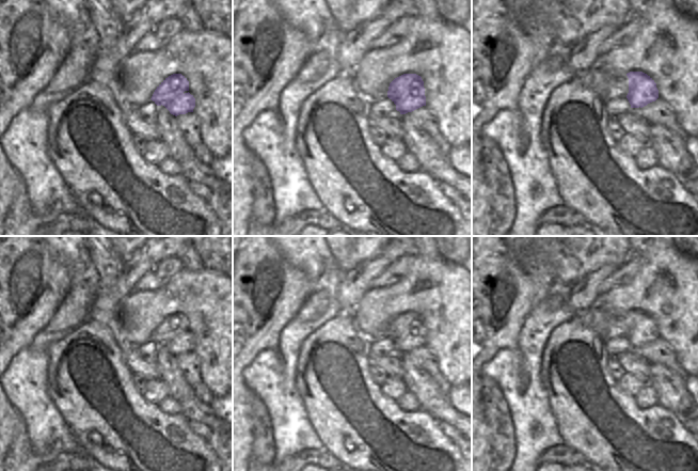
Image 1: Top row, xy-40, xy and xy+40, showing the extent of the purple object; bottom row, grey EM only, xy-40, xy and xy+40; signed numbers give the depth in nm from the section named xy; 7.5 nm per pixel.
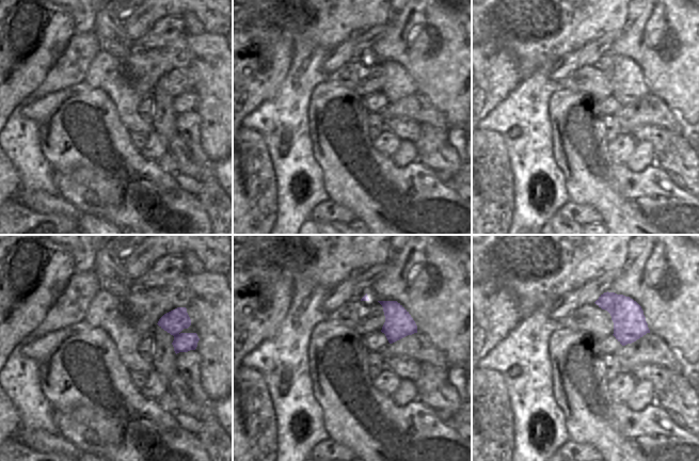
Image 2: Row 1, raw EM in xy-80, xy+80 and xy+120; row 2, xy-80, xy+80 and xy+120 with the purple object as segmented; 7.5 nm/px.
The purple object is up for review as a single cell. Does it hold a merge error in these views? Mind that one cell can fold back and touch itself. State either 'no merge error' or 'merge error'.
no merge error

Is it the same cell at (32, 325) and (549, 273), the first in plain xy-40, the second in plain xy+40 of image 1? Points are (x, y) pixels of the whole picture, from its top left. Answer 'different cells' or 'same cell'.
different cells

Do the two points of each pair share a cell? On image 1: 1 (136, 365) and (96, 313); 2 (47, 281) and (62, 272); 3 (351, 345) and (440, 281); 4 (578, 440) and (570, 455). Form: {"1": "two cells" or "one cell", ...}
{"1": "one cell", "2": "one cell", "3": "two cells", "4": "two cells"}

